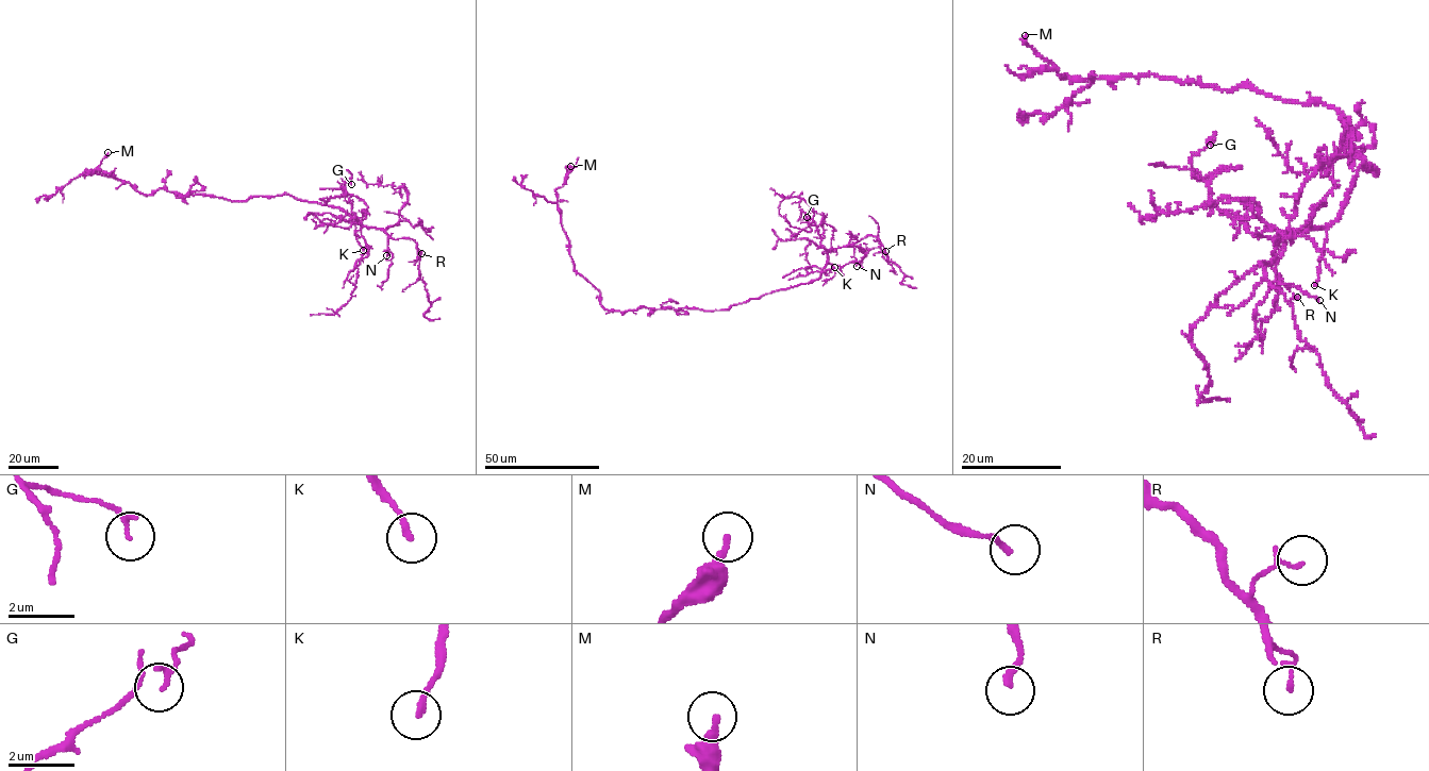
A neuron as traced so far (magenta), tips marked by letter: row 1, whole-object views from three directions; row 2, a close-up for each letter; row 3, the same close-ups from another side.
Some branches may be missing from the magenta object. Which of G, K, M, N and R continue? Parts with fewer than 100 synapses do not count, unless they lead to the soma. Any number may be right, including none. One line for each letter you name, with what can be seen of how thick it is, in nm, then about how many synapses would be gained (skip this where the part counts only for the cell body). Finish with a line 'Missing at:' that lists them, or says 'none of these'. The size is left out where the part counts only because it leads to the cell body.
K: Thickness 160 nm
Missing at: K

